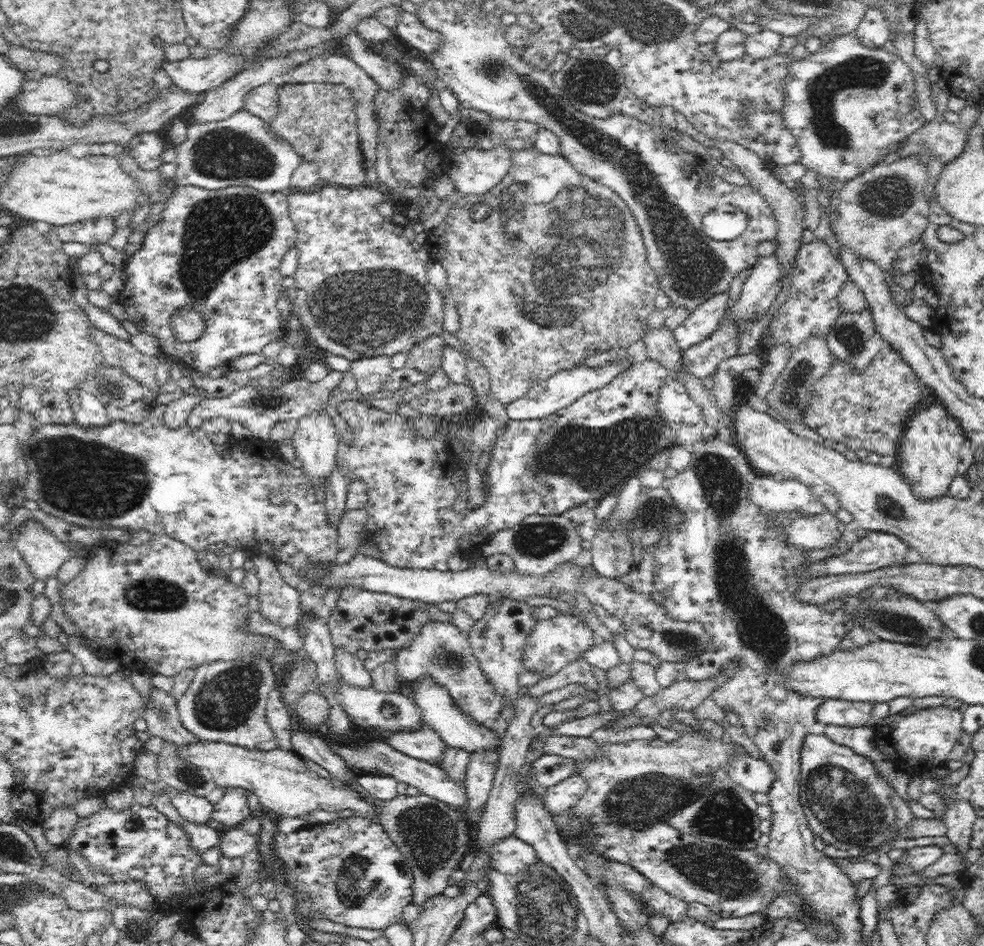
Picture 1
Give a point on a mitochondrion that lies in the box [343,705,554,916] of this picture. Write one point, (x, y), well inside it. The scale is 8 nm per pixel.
(428, 831)

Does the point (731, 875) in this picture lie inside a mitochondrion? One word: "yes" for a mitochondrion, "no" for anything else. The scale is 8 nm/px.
yes

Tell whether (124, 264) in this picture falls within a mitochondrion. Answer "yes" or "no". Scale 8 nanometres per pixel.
no

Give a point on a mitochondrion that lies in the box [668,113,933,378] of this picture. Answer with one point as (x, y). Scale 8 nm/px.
(886, 197)

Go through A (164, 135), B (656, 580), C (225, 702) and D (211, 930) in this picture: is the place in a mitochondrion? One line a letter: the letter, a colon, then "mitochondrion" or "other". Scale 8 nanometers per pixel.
A: other
B: other
C: mitochondrion
D: other

